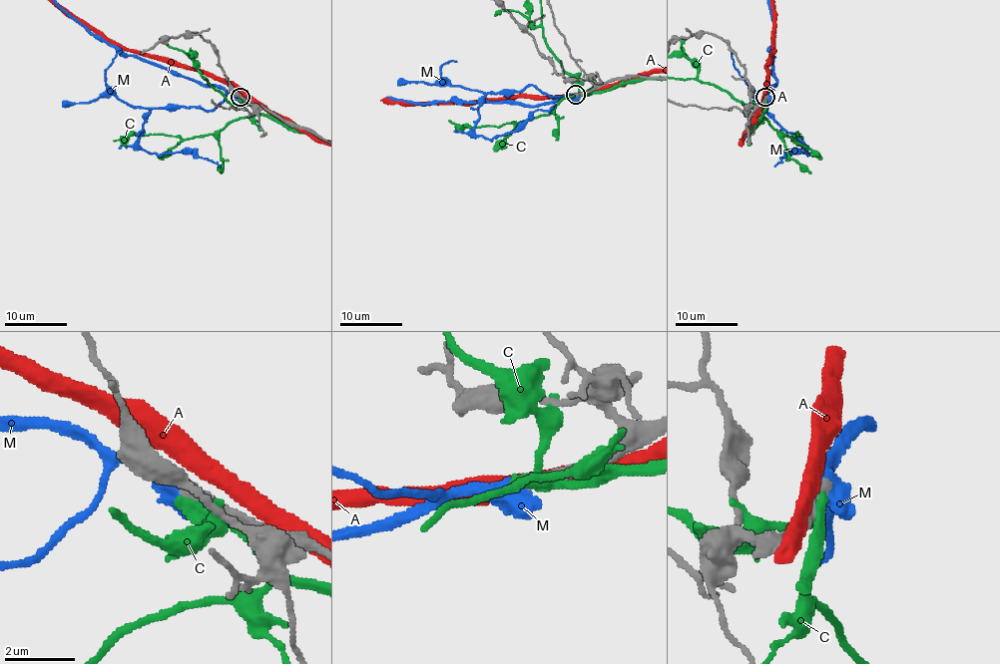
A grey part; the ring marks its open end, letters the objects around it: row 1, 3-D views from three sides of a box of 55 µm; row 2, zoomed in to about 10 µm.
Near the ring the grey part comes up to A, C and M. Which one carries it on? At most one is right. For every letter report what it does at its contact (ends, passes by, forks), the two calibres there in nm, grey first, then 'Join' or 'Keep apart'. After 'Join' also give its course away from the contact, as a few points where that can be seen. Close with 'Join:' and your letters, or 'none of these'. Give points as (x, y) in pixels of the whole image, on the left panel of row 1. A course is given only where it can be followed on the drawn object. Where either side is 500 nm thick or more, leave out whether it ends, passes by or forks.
A: It passes by. Thickness 400 nm (grey) against 440 nm. Keep apart
C: It passes by. Thickness 440 nm (grey) against 380 nm. Keep apart
M: Thickness 380 nm (grey) against 500 nm. Join
Join: M

